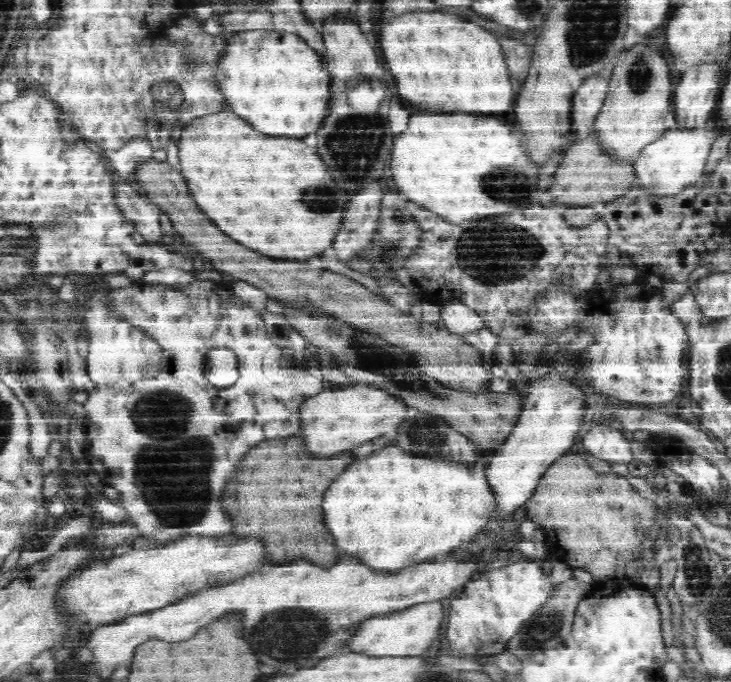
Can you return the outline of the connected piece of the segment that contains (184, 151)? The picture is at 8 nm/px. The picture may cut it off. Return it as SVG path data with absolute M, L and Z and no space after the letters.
M220 112L220 114L210 114L200 118L200 128L198 128L198 120L184 132L179 134L177 138L182 138L180 142L180 164L182 164L182 174L188 180L188 186L196 198L196 202L200 204L200 208L216 222L216 226L220 230L224 230L228 236L232 236L234 240L242 242L244 246L258 250L266 256L274 256L274 258L288 258L288 260L304 260L304 258L312 258L316 254L322 254L336 238L336 234L342 230L342 222L344 222L344 210L346 204L350 202L350 194L344 192L336 180L332 178L326 162L320 158L320 154L306 146L300 138L276 138L276 136L266 136L258 130L254 130L254 126L250 122L246 122L244 118L236 116L234 112Z

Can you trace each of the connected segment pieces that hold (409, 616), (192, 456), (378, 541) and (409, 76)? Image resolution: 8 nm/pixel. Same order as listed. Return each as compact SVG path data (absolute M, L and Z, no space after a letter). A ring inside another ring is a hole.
M440 600L420 603L406 610L379 617L374 616L363 622L359 633L349 642L346 649L380 656L416 656L434 652L442 630L442 620L446 619L444 604Z
M194 280L190 286L172 286L172 284L136 284L130 288L119 288L114 293L115 306L117 306L117 314L127 318L134 326L140 326L144 332L147 332L152 338L155 338L162 348L164 348L164 358L161 364L164 364L162 370L159 369L157 374L142 380L138 384L134 384L134 388L128 386L120 386L118 390L114 388L94 388L88 392L88 402L84 404L86 410L86 418L84 418L84 432L86 432L86 460L90 462L92 470L98 474L100 482L106 484L106 487L114 487L121 493L121 500L124 508L128 511L130 522L133 522L140 530L143 536L154 540L154 542L166 543L184 536L198 536L198 534L207 534L208 536L218 536L218 534L226 534L234 528L234 522L230 518L230 514L222 508L222 492L226 486L226 480L232 482L232 478L236 478L238 468L244 460L244 456L258 444L270 438L284 438L284 436L292 436L303 432L301 410L303 402L307 401L311 396L318 394L321 390L324 391L324 379L321 381L313 376L308 376L306 367L288 368L290 362L286 362L286 356L282 354L282 348L278 348L272 340L270 334L266 332L266 322L262 319L260 313L254 308L250 308L247 303L244 303L240 297L234 295L233 291L226 286L214 284L210 280ZM214 346L226 346L230 350L236 352L238 356L238 368L240 368L240 378L234 386L228 388L216 388L210 382L206 382L204 378L204 356L210 348Z
M388 446L384 450L378 450L374 454L370 454L364 460L354 462L352 466L348 466L348 470L344 470L340 474L340 478L336 478L336 482L332 482L332 486L328 488L326 500L324 500L324 510L326 510L327 527L336 537L337 545L346 556L358 556L362 562L366 562L377 570L400 570L404 566L410 566L412 563L422 562L422 560L434 559L444 552L452 551L463 543L472 542L472 538L486 526L490 520L490 514L497 508L497 494L490 485L487 477L486 468L488 462L484 462L482 458L478 458L474 464L472 462L456 462L456 460L440 460L440 458L424 458L424 456L414 456L406 450L402 450L400 446Z
M412 12L394 18L382 28L377 46L384 50L390 72L396 78L402 98L422 104L418 108L430 112L504 112L517 100L501 42L490 30L462 20L460 16L446 12Z

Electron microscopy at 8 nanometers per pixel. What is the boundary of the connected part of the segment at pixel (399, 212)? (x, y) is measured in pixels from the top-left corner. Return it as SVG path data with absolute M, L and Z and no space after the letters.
M386 188L384 190L384 196L382 196L382 202L380 202L380 218L378 218L378 228L376 232L372 234L372 238L368 240L368 248L358 248L356 256L352 256L348 260L348 264L344 264L354 270L356 274L366 274L370 278L390 278L388 281L394 281L394 283L400 283L396 274L394 274L394 266L400 266L400 268L406 268L406 262L408 258L420 249L422 244L422 238L424 232L422 228L418 226L416 218L414 218L414 212L410 210L410 199L403 194L398 188Z

